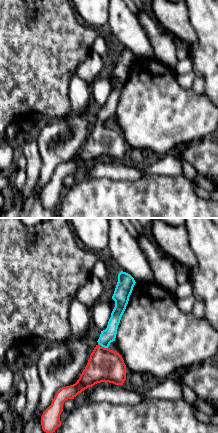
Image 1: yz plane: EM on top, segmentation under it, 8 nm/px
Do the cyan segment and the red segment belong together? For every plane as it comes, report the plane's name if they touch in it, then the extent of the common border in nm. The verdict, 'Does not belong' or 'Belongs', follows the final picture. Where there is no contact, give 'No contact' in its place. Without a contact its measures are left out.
Touches cyan in yz. Shared border 90 nm

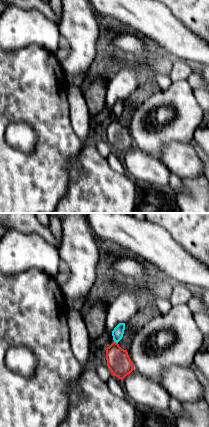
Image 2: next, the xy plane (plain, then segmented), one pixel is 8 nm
Touches cyan in xy. Shared border 40 nm

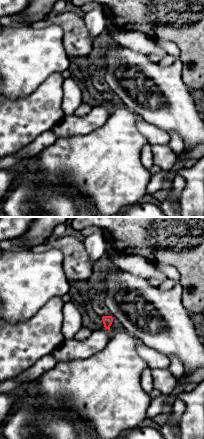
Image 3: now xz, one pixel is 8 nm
No contact

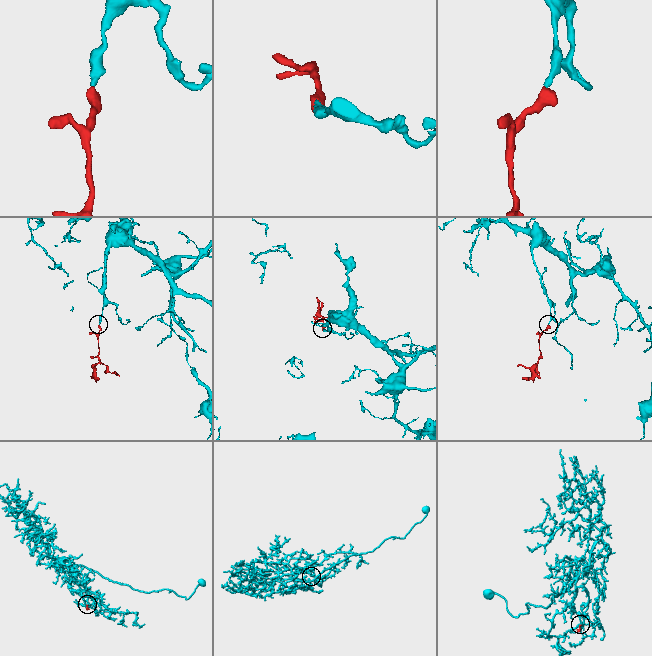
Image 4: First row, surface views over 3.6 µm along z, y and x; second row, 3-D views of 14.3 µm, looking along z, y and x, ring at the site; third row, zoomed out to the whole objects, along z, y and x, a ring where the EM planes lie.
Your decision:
Belongs

